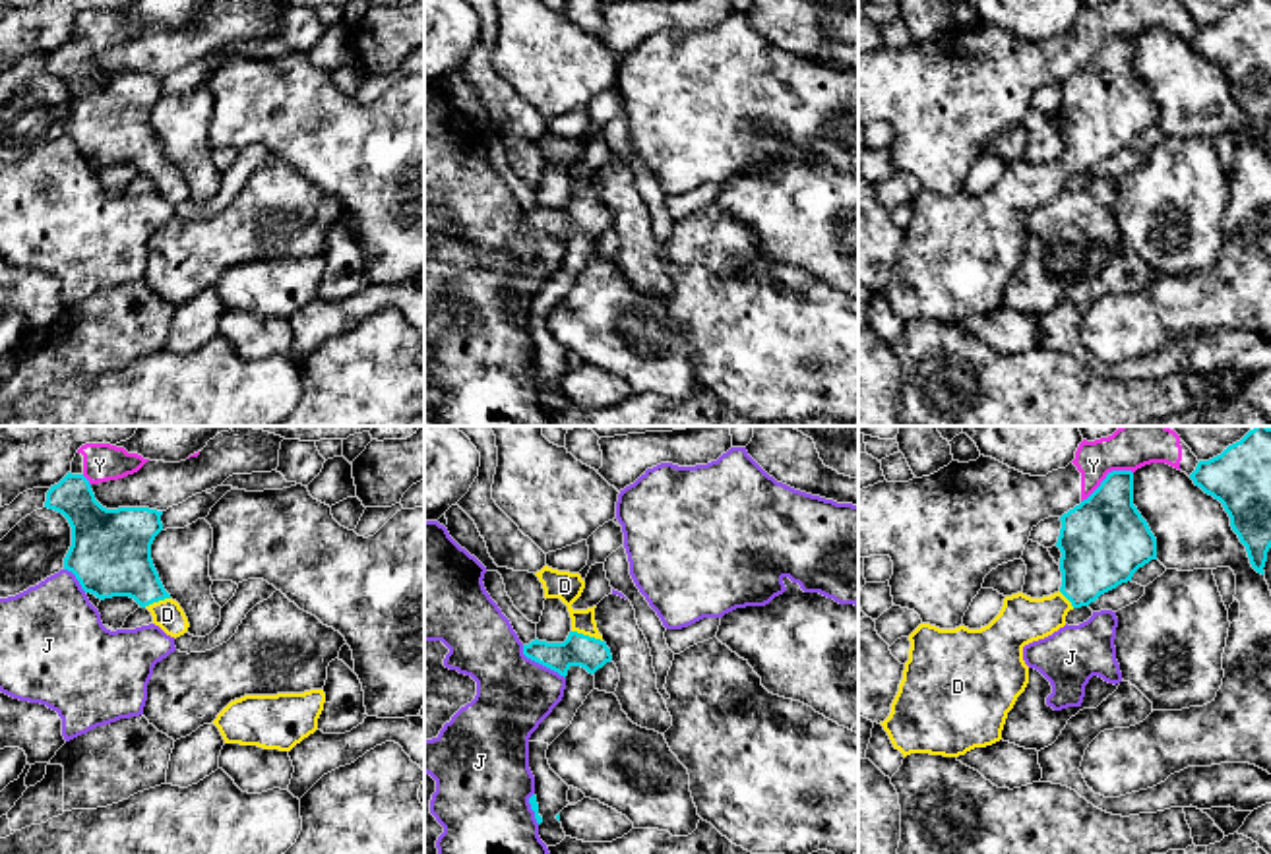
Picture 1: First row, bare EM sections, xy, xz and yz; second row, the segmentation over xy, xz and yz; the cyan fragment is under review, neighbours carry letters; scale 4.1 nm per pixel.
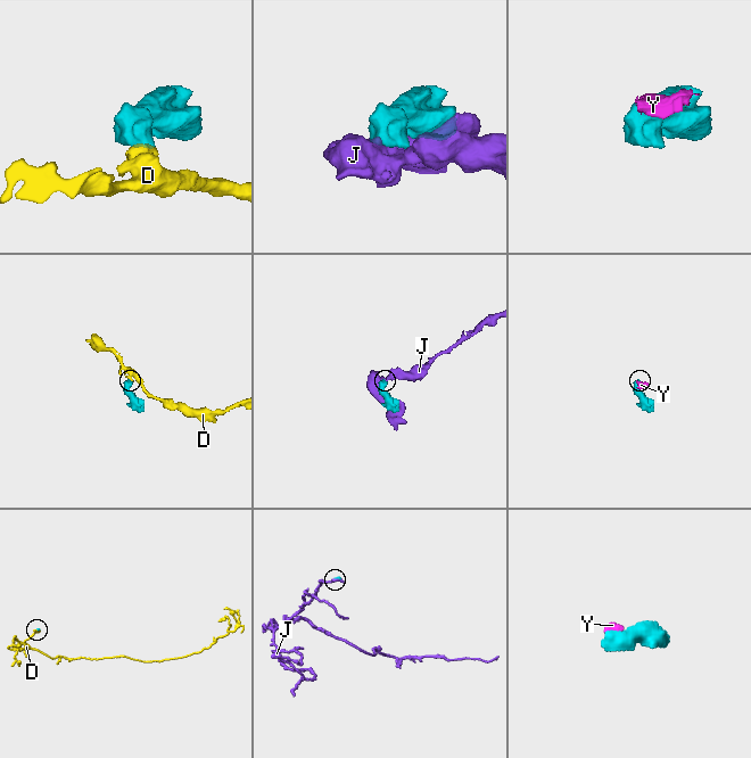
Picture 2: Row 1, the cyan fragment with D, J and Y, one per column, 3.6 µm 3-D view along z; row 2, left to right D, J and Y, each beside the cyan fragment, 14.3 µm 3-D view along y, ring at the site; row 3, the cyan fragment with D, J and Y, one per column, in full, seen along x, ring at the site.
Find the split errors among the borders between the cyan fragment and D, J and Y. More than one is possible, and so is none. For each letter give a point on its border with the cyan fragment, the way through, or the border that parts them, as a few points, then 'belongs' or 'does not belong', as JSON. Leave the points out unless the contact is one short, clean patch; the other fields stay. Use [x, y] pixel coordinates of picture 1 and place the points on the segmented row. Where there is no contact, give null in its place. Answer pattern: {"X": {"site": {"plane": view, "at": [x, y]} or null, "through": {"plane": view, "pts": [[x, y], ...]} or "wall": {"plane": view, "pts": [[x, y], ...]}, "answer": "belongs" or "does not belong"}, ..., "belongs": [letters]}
{"D": {"site": {"plane": "xz", "at": [588, 636]}, "through": {"plane": "xz", "pts": [[589, 653], [588, 636], [564, 585]]}, "answer": "belongs"}, "J": {"site": {"plane": "xz", "at": [541, 663]}, "answer": "does not belong"}, "Y": {"site": {"plane": "yz", "at": [1107, 477]}, "answer": "does not belong"}, "belongs": ["D"]}

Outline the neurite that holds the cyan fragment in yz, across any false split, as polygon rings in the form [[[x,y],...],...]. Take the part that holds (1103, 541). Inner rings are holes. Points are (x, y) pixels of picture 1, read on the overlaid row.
[[[1132,471],[1108,473],[1100,486],[1060,521],[1056,546],[1062,552],[1062,587],[1058,593],[1042,598],[1023,593],[1006,596],[1000,614],[980,629],[965,625],[940,629],[920,624],[909,635],[911,649],[903,680],[889,717],[880,722],[903,757],[911,753],[959,757],[1000,742],[1008,713],[1029,684],[1023,647],[1052,635],[1066,625],[1070,610],[1089,606],[1157,560],[1157,538],[1133,505]]]

